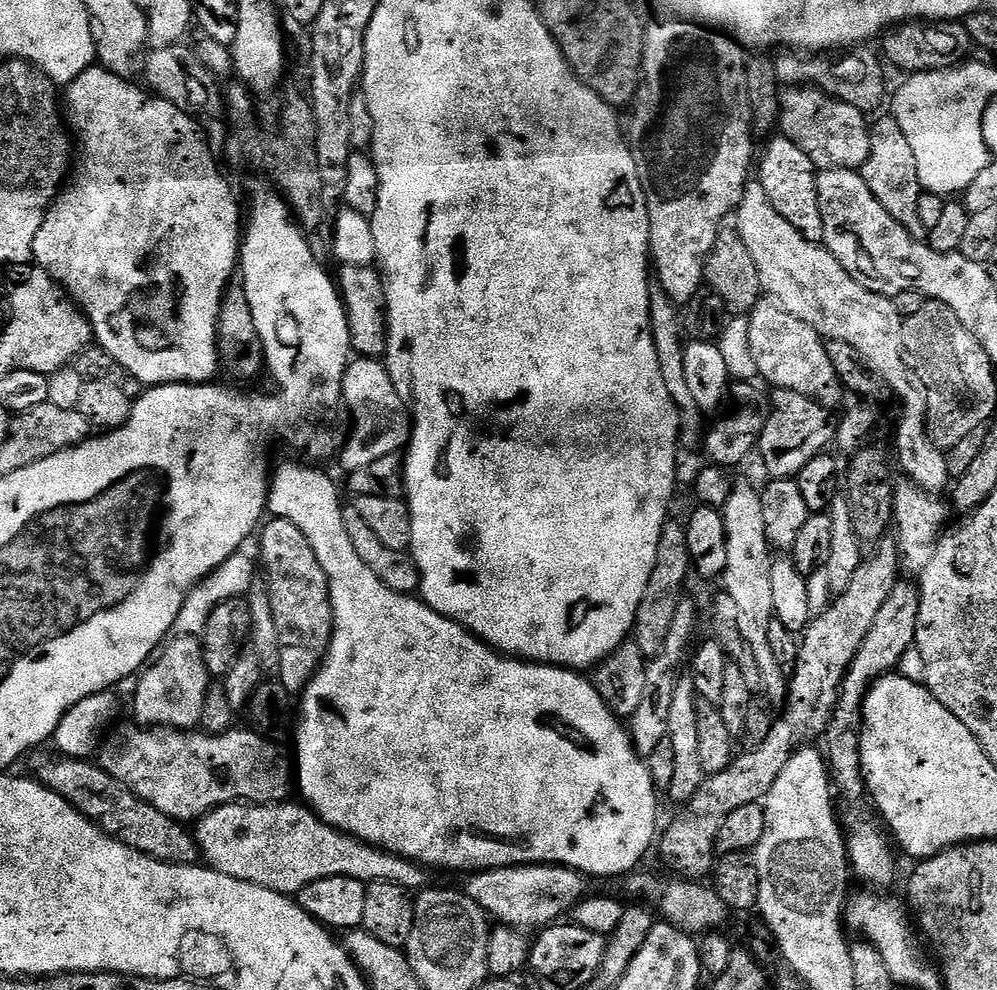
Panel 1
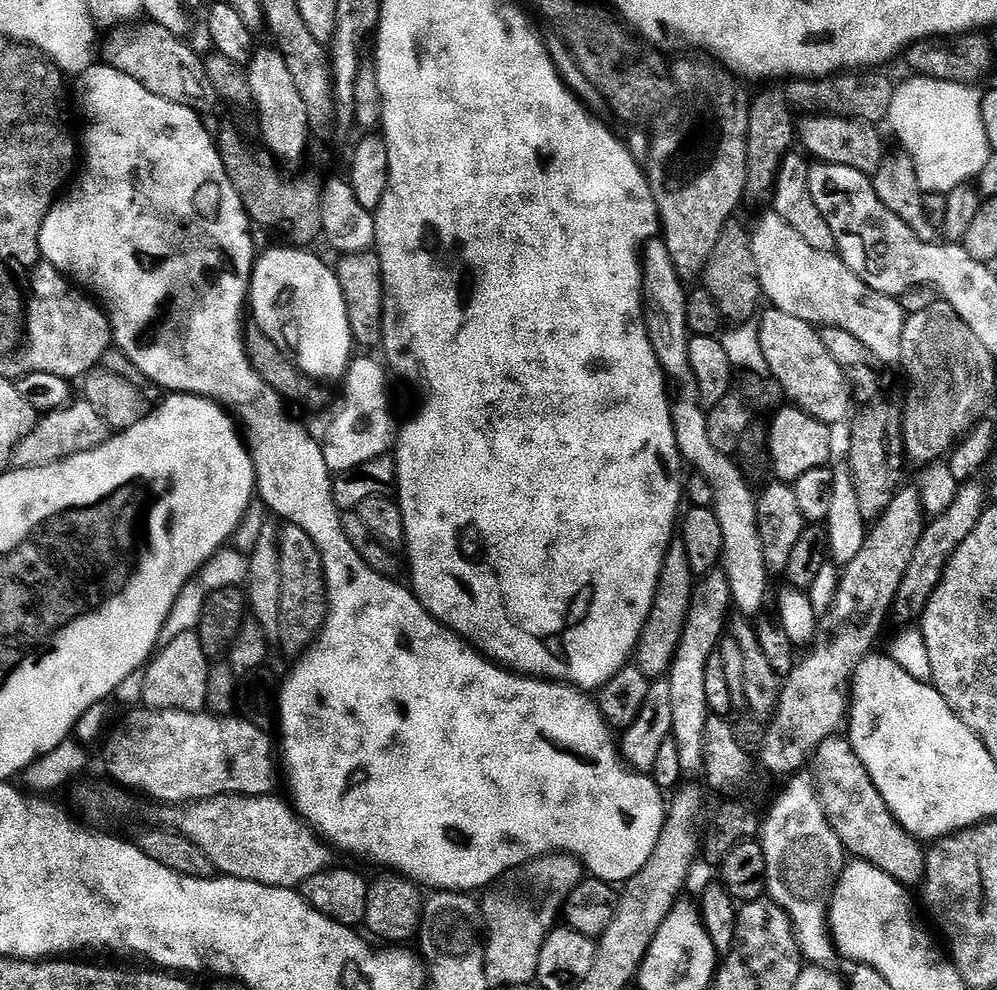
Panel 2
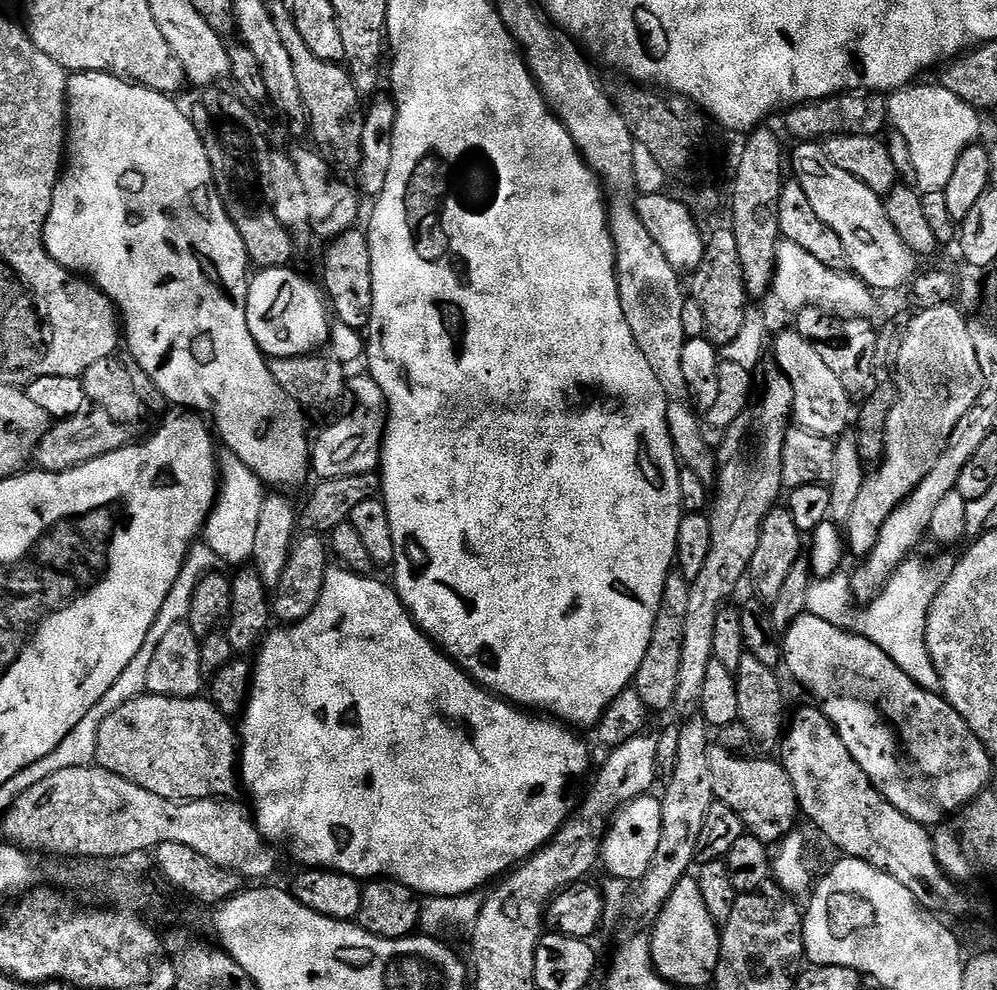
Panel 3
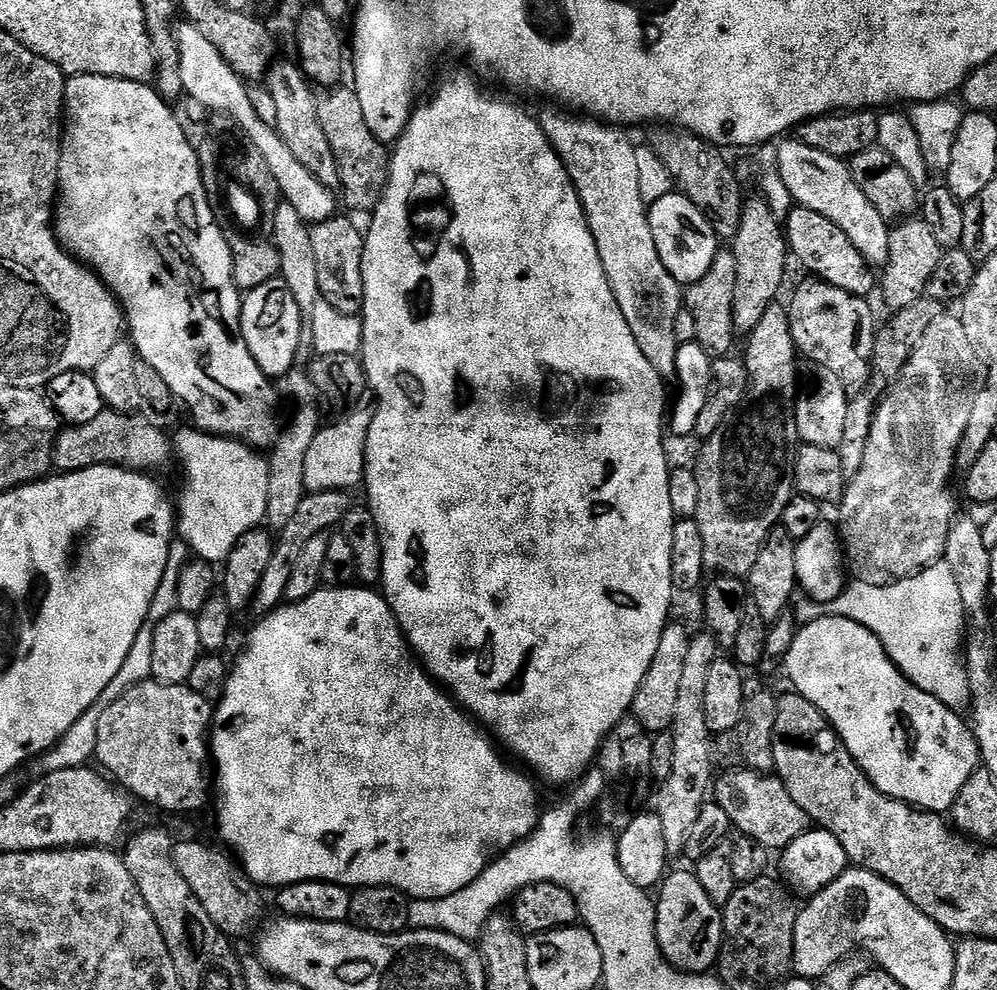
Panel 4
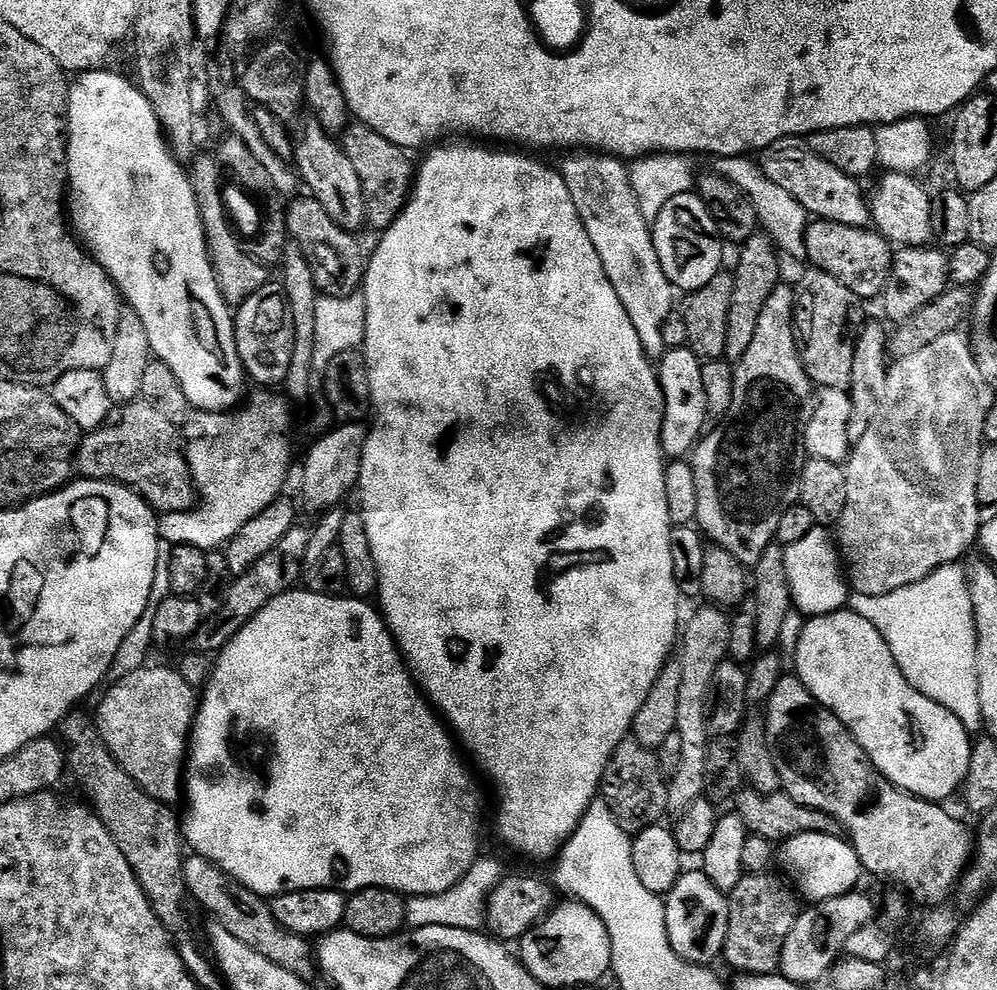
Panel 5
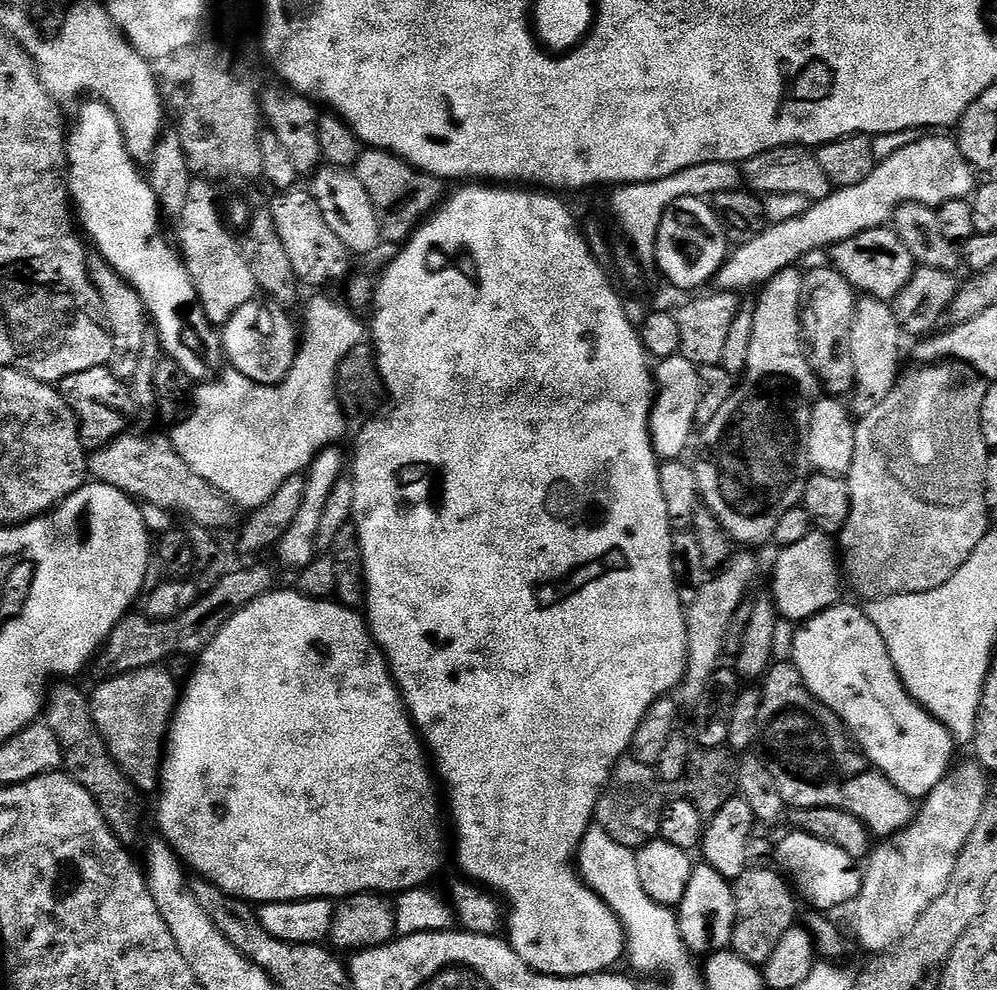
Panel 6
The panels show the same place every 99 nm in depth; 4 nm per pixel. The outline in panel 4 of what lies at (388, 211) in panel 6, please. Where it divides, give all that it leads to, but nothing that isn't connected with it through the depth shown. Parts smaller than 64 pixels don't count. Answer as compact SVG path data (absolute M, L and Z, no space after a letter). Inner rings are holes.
M337 86L318 100L318 120L322 122L322 130L326 139L330 141L330 150L337 158L340 167L340 186L344 190L342 200L349 204L356 212L371 213L384 197L384 189L388 187L388 173L390 171L390 148L385 141L379 140L370 130L368 116L362 114L362 102L358 102L358 94L348 86Z

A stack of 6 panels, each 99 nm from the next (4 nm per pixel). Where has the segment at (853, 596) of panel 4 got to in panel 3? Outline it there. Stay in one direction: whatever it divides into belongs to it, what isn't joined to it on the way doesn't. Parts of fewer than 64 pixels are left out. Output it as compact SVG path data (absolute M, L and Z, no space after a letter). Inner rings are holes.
M916 559L905 560L888 585L880 591L880 597L861 607L860 613L852 609L852 577L847 571L841 570L832 576L813 579L810 590L806 590L806 613L839 628L851 626L859 635L878 645L919 688L939 693L940 678L928 653L926 624L932 603L940 593L942 572L940 576L938 569Z

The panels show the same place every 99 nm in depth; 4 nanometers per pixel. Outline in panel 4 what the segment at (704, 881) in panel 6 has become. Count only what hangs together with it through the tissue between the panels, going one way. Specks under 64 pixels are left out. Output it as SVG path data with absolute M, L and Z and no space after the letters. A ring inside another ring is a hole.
M669 871L659 885L659 892L660 900L658 896L655 901L656 937L662 954L681 972L711 973L717 967L720 958L720 948L724 945L724 917L721 909L710 898L710 894L706 894L706 890L702 890L702 882L698 882L698 878L691 871Z

